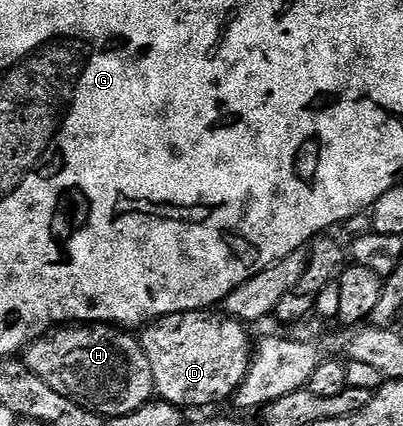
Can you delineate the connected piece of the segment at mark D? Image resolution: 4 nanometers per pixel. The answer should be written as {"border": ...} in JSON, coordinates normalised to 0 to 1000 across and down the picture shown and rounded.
{"border":[[[541,728],[449,732],[447,737],[427,737],[424,742],[402,742],[395,751],[375,751],[370,761],[350,772],[347,796],[357,831],[367,831],[367,852],[377,859],[377,887],[382,890],[385,923],[390,923],[400,937],[412,939],[419,948],[434,948],[437,955],[454,962],[474,962],[471,958],[511,958],[519,948],[546,946],[548,939],[568,941],[605,897],[605,887],[620,866],[620,847],[625,843],[625,798],[620,808],[620,789],[610,779],[618,779],[613,763],[603,761],[600,754],[576,751],[568,742]]]}

